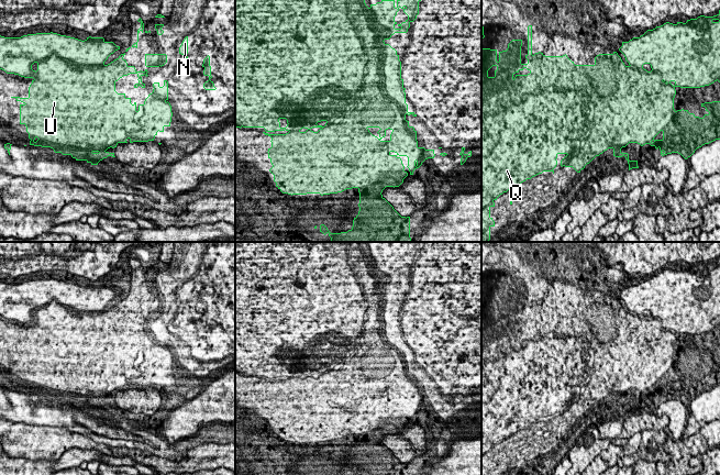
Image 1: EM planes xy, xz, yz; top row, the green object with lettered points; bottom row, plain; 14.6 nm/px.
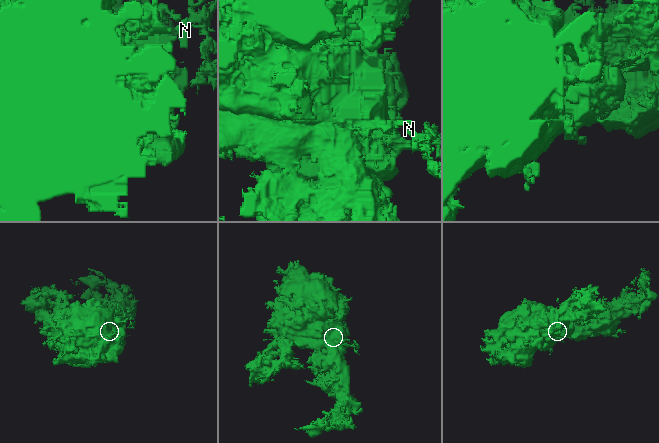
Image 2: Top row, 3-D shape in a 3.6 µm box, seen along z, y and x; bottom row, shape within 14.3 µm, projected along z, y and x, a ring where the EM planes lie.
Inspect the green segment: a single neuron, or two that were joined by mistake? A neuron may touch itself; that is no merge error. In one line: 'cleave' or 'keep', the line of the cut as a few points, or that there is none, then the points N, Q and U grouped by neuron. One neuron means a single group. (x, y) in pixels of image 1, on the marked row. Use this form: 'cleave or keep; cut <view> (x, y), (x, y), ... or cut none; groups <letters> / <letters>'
cleave; cut yz (619, 56), (626, 107), (609, 96), (567, 154); groups N Q / U

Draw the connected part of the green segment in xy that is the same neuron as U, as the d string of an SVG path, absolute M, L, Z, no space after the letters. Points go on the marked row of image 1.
M36 33L21 37L4 37L0 35L0 69L7 74L19 75L24 78L33 78L36 82L34 101L45 104L45 129L34 126L34 118L37 108L29 103L20 104L20 124L26 126L30 145L51 147L55 153L70 155L76 161L86 161L91 165L98 165L108 156L114 156L107 150L117 147L119 143L128 143L128 139L135 142L154 141L157 132L164 132L165 126L170 126L171 106L160 98L148 95L148 100L140 110L135 119L141 122L142 129L129 133L129 122L120 117L120 107L107 110L104 103L115 102L119 96L114 96L114 80L129 75L125 60L117 58L110 64L104 62L115 51L120 49L113 42L106 42L103 37L87 37L85 41L60 35L57 33Z

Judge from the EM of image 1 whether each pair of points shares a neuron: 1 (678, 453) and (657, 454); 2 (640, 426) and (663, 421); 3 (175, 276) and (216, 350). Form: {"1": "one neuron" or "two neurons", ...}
{"1": "two neurons", "2": "one neuron", "3": "one neuron"}

